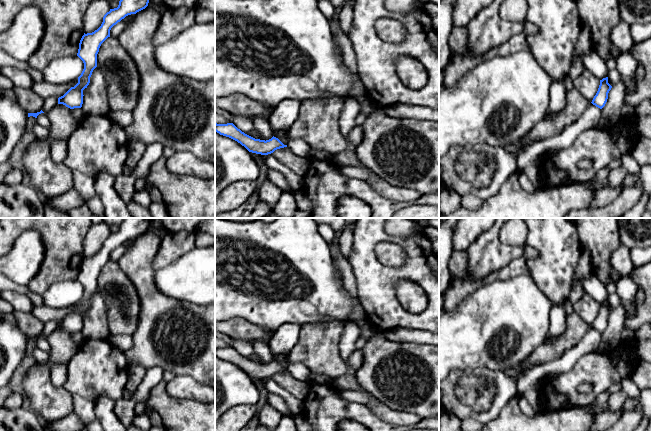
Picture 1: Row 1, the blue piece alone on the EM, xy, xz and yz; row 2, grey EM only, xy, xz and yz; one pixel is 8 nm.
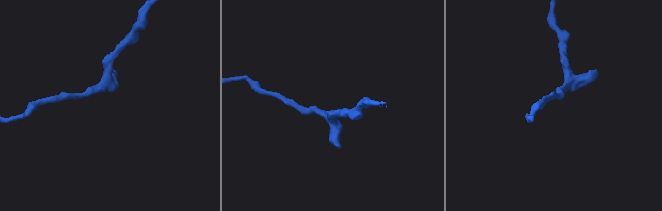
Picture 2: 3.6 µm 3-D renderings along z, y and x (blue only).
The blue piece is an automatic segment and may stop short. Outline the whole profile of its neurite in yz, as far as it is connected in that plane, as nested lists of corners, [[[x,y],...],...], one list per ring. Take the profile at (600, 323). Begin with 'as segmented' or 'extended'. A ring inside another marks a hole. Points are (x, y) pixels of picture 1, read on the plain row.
as segmented | [[[608,301],[600,304],[598,315],[596,319],[594,320],[591,327],[595,329],[596,331],[602,333],[607,326],[608,317],[611,314],[611,312],[612,310],[608,307]]]

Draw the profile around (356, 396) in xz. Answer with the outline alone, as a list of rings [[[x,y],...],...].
[[[338,390],[338,396],[346,401],[352,401],[360,404],[366,405],[370,402],[370,396],[365,392],[361,391],[345,391],[345,390]]]

